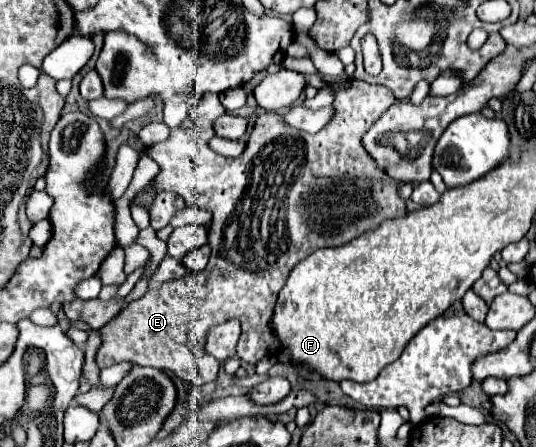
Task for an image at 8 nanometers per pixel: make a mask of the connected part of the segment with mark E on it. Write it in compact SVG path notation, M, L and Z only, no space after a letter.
M352 80L348 90L340 90L340 114L318 134L296 130L288 126L280 114L266 112L256 118L250 140L246 142L246 150L238 158L226 158L208 148L208 140L214 136L214 118L220 116L220 100L216 94L204 94L198 106L190 112L194 122L192 128L174 128L168 140L150 146L148 156L160 166L160 172L152 180L152 186L140 190L134 200L150 210L158 192L174 192L182 196L188 206L212 212L212 224L208 230L208 244L212 248L210 262L202 274L188 272L180 280L160 284L158 292L146 292L142 298L130 302L104 328L100 328L98 334L102 344L94 358L98 368L108 368L120 362L148 364L160 370L170 370L178 378L202 386L216 380L220 368L220 362L216 362L212 356L206 356L204 352L206 332L228 318L242 322L238 358L256 364L262 358L278 356L280 346L268 328L268 320L290 270L314 250L348 244L360 234L378 228L382 222L402 218L406 214L406 202L398 194L400 182L392 182L392 178L388 178L388 174L384 174L384 170L380 170L380 166L368 158L368 152L360 142L376 118L380 118L380 114L384 114L384 110L388 110L394 100L396 98L392 90L386 86L372 86L360 80Z

